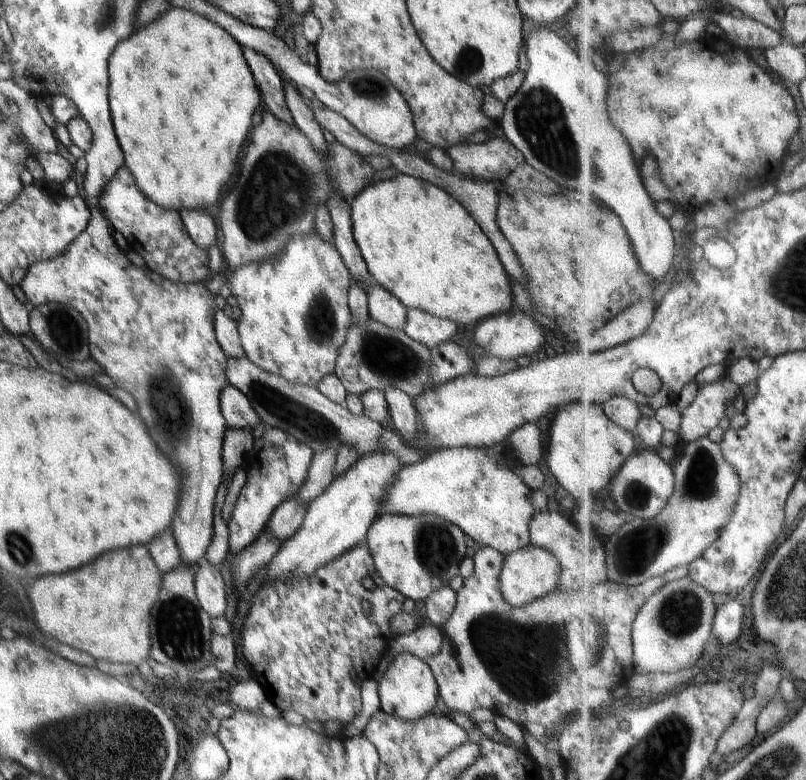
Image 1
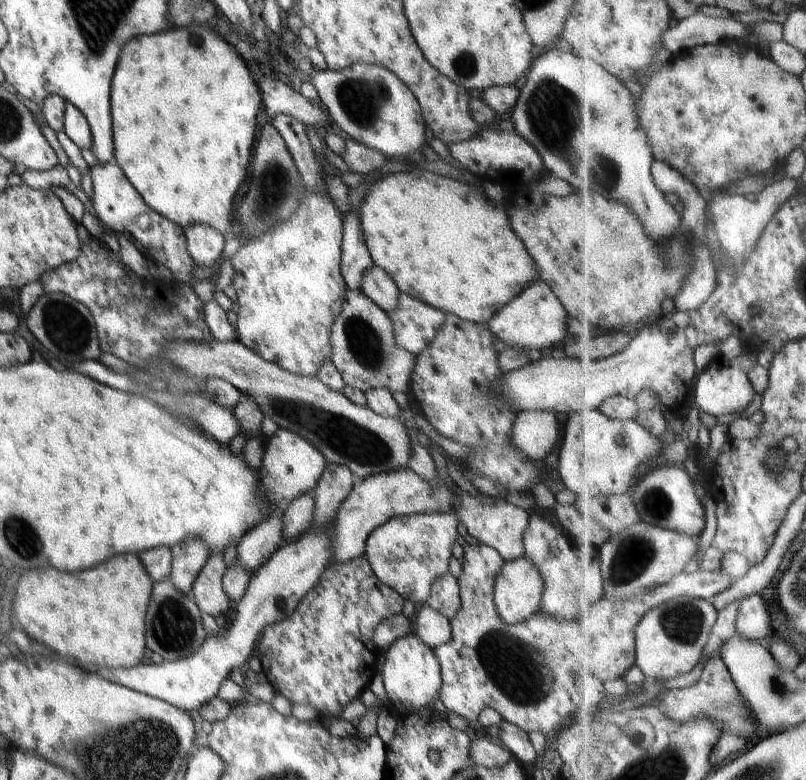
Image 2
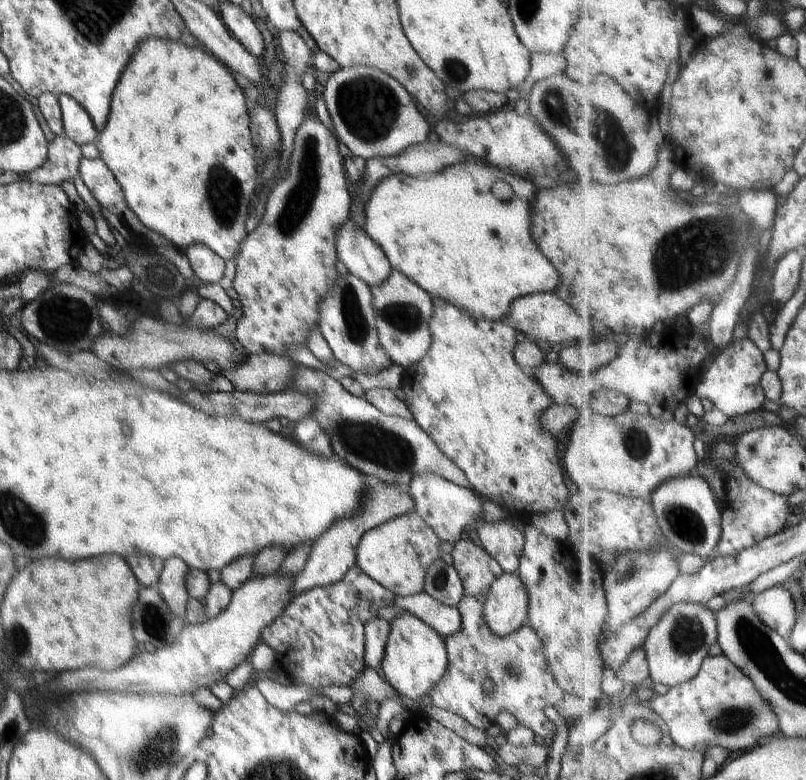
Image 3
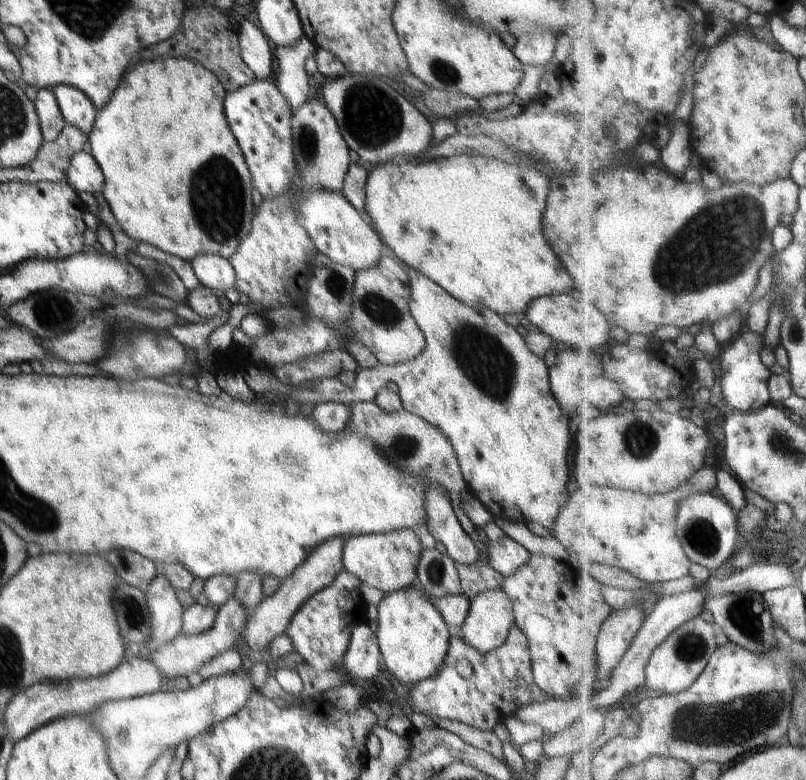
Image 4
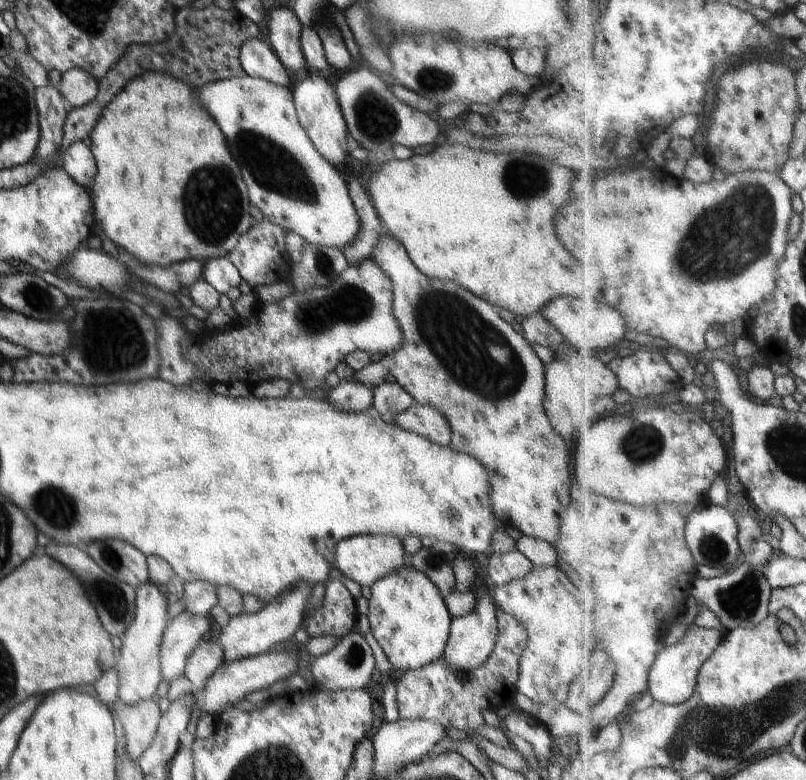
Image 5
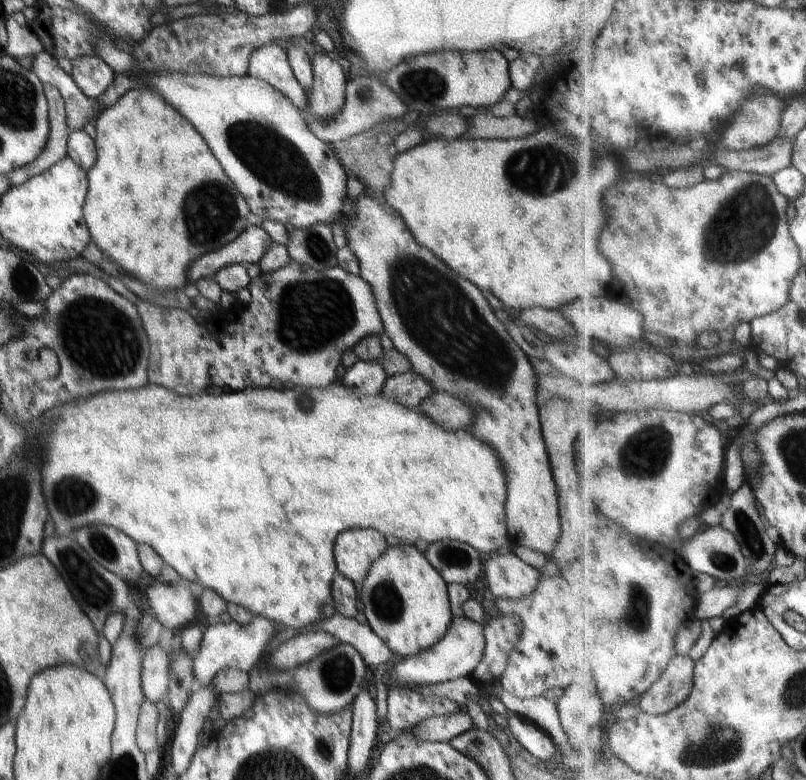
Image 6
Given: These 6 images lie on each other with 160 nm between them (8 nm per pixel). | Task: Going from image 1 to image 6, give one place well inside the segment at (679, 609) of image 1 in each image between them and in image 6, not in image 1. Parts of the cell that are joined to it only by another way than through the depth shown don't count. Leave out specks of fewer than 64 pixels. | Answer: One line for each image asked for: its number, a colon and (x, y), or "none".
2: (672, 638)
3: (678, 646)
4: (676, 665)
5: (675, 678)
6: (676, 686)

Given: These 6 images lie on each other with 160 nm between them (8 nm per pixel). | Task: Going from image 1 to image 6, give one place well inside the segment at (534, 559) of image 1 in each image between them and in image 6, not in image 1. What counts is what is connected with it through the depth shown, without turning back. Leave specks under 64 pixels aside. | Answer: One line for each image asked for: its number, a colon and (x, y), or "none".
2: (518, 586)
3: (505, 609)
4: (490, 617)
5: (472, 637)
6: (458, 652)

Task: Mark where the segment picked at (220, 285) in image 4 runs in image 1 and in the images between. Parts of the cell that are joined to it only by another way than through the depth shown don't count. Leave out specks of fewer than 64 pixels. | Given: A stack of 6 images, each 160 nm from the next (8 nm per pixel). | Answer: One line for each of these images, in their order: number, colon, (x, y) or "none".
1: (200, 226)
2: (205, 245)
3: (207, 265)

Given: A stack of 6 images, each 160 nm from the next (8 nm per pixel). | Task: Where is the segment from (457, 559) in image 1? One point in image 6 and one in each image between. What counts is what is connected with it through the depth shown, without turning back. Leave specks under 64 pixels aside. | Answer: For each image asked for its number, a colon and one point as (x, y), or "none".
2: (407, 553)
3: (397, 554)
4: (387, 561)
5: (364, 559)
6: (355, 551)

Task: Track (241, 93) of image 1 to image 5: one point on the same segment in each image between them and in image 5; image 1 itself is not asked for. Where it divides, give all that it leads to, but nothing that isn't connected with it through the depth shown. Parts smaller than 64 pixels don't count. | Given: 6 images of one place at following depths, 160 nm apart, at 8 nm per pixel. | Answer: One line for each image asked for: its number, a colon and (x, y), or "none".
2: (184, 104)
3: (178, 139)
4: (175, 177)
5: (167, 189)

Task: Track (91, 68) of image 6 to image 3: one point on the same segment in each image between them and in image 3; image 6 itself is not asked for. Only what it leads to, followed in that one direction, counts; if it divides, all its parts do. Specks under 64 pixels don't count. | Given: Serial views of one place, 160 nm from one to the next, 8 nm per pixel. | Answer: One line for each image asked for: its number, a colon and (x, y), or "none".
3: (78, 125)
4: (77, 110)
5: (78, 87)

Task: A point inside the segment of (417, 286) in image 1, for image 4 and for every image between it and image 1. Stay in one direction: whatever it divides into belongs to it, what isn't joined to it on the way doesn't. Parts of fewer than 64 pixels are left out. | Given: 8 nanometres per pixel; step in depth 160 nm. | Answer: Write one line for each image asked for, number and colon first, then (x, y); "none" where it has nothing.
2: (442, 242)
3: (475, 252)
4: (464, 222)

